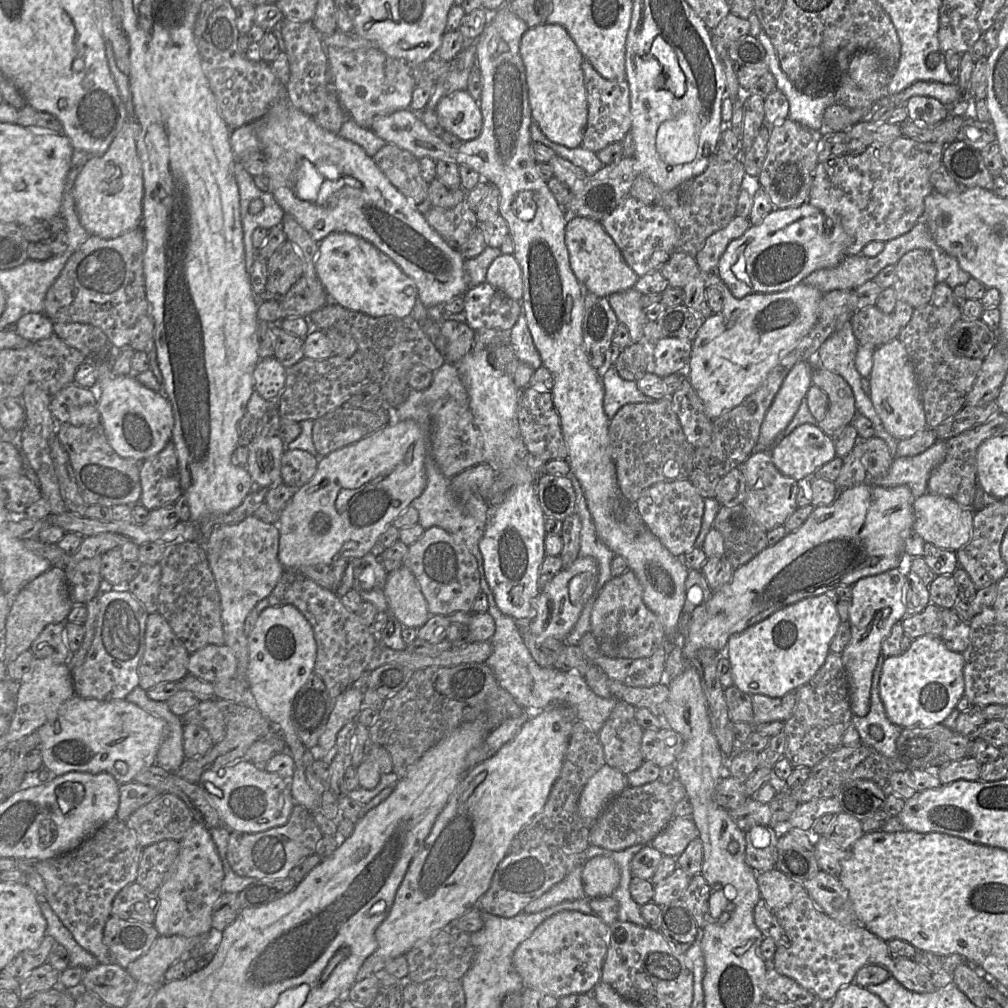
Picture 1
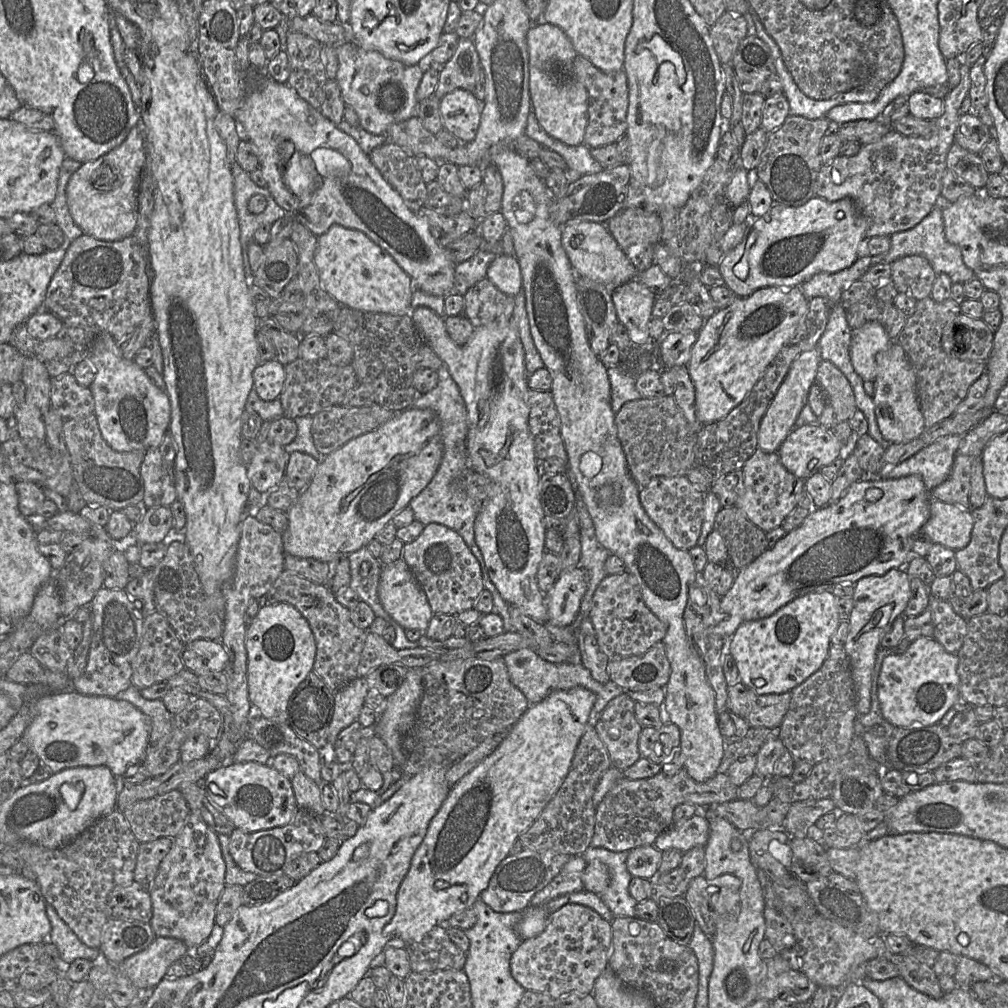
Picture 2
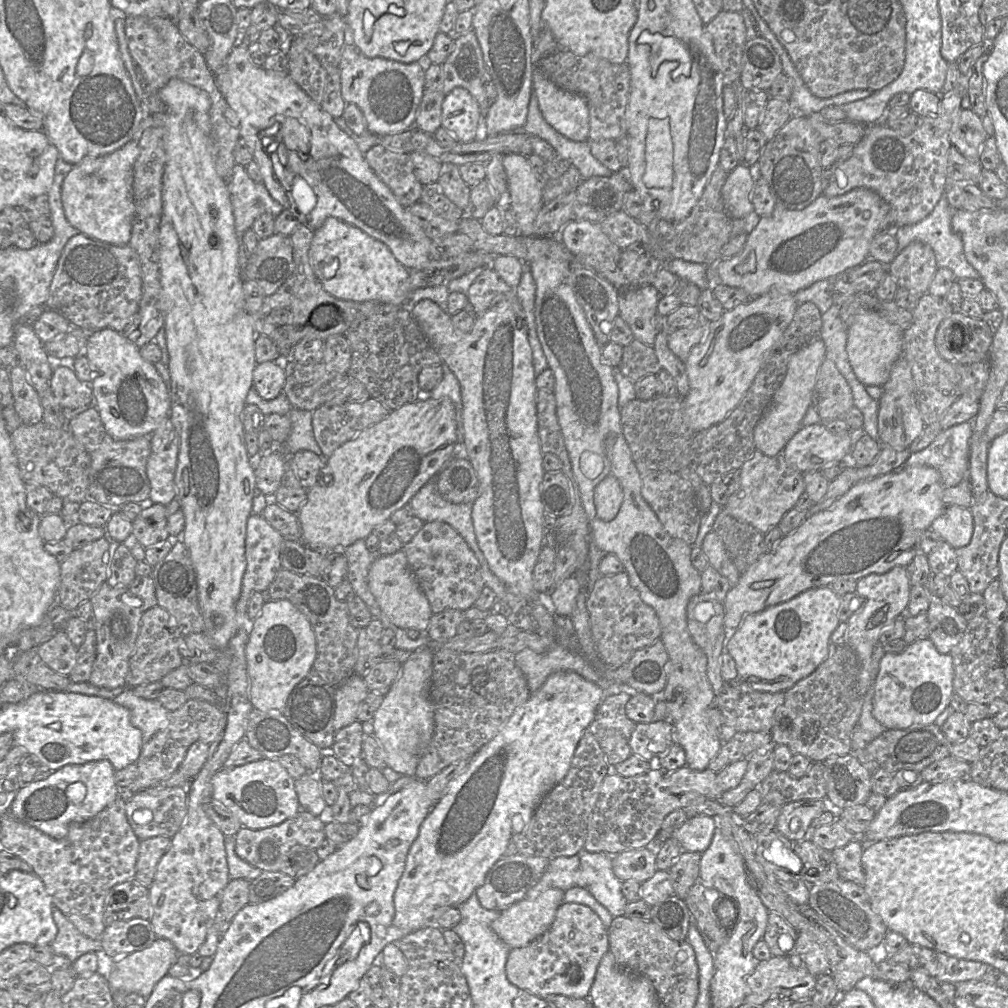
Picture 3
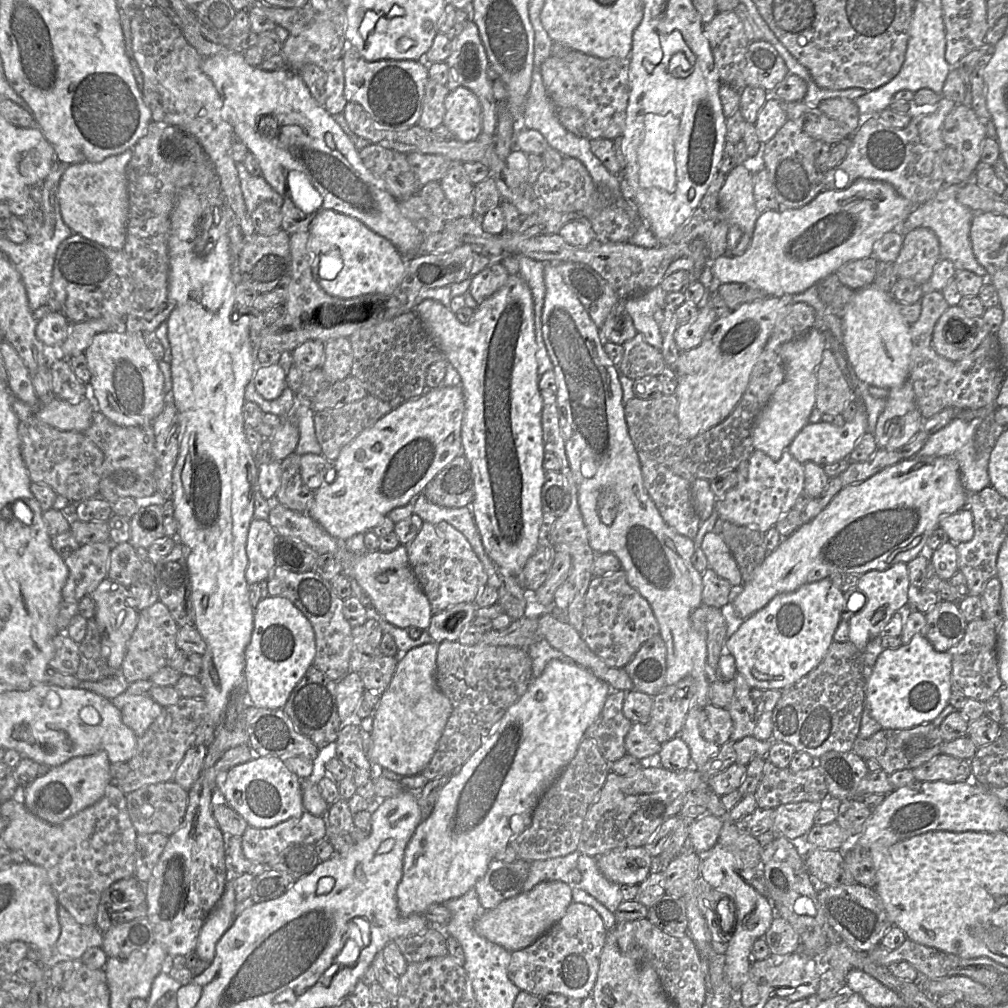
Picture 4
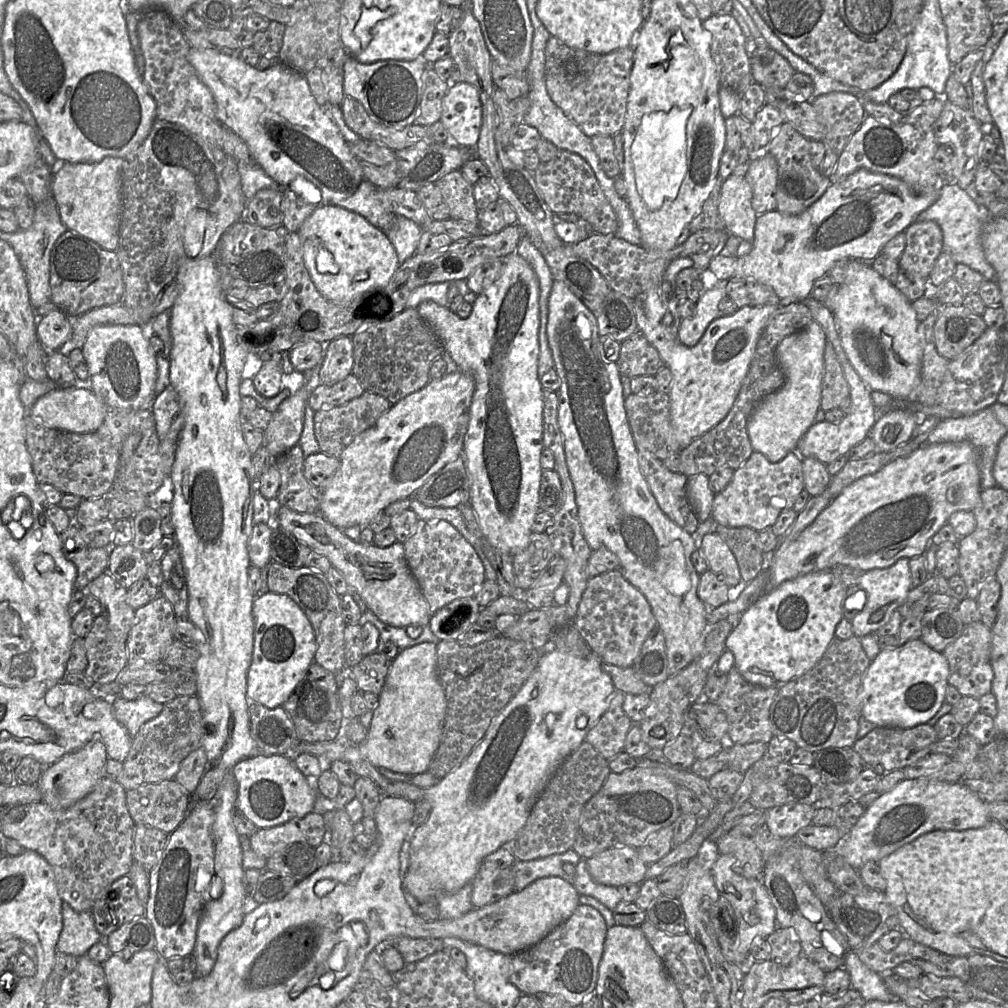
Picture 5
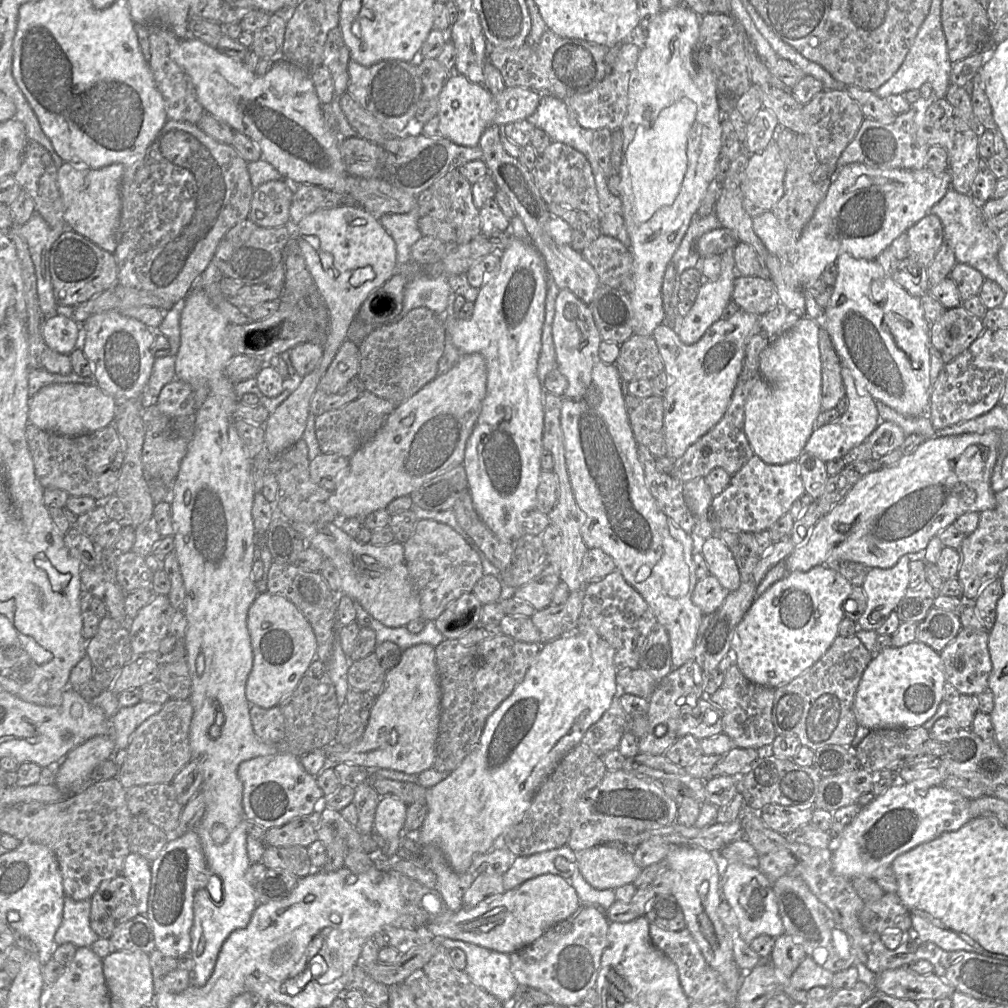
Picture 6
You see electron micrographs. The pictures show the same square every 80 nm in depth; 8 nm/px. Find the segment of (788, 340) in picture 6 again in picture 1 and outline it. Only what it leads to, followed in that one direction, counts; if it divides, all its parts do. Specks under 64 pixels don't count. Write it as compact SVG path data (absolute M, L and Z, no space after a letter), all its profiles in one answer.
M800 361L789 371L761 424L758 438L761 448L772 448L778 435L792 421L812 385L812 373L811 361Z

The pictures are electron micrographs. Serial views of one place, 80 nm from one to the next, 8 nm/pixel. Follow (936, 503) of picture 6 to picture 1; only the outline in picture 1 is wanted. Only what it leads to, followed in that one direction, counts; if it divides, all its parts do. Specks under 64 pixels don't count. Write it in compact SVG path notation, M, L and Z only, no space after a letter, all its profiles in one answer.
M858 484L851 488L841 490L834 500L828 506L815 507L806 521L795 531L788 532L788 534L773 546L768 546L763 549L758 555L752 558L746 564L735 569L731 580L721 586L719 589L713 591L711 598L704 604L697 606L692 614L691 623L688 630L688 635L683 646L683 655L688 661L696 652L702 648L711 648L721 654L724 653L728 640L733 634L740 633L748 627L761 622L776 611L794 604L802 599L808 597L819 596L839 586L852 586L859 579L883 573L887 570L897 568L899 566L901 555L904 553L904 540L909 532L912 530L914 522L913 502L915 498L907 485L899 485L891 488L882 486L875 486L870 484Z

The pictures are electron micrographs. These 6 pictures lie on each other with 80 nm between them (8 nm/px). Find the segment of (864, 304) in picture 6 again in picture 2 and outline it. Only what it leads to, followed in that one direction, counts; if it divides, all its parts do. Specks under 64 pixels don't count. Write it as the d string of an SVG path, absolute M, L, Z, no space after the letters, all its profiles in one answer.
M876 321L867 322L852 331L851 363L863 381L874 381L876 377L875 356L888 349L892 342L885 328Z

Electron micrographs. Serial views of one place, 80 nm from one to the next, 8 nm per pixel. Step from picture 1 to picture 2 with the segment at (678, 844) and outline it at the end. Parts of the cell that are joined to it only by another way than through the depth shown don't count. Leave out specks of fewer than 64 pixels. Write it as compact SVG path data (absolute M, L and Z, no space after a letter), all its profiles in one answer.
M698 812L682 823L673 823L657 836L652 846L660 852L676 849L684 853L695 846L705 846L709 831L708 819Z

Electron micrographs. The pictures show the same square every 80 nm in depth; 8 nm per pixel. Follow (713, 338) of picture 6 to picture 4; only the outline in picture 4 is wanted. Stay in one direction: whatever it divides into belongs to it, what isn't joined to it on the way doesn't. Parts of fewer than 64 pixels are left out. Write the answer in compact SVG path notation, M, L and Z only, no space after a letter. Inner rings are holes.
M658 287L623 299L625 309L631 316L637 332L643 335L648 344L659 350L662 347L662 336L660 325L656 323L653 315L659 307L664 307L666 294ZM791 296L766 297L742 304L727 316L717 318L710 325L698 347L680 352L675 370L677 376L675 396L678 401L677 415L680 432L685 438L693 439L715 427L731 414L748 386L752 369L775 324L784 315L789 304L794 304L791 302Z

